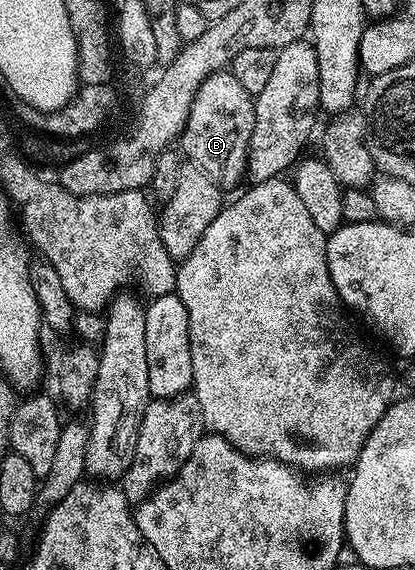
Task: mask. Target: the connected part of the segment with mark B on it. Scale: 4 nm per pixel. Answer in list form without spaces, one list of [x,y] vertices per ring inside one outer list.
[[[229,70],[218,71],[210,75],[202,82],[200,89],[194,94],[194,104],[187,119],[187,125],[183,129],[180,138],[180,151],[193,166],[198,167],[212,182],[223,188],[234,187],[241,181],[242,175],[247,174],[246,162],[250,156],[250,138],[254,128],[254,96],[236,81],[236,77]]]

